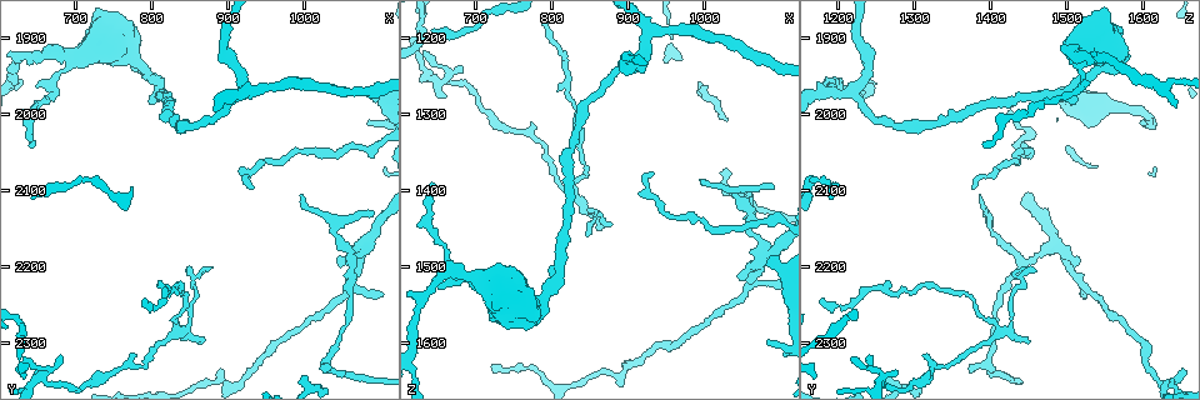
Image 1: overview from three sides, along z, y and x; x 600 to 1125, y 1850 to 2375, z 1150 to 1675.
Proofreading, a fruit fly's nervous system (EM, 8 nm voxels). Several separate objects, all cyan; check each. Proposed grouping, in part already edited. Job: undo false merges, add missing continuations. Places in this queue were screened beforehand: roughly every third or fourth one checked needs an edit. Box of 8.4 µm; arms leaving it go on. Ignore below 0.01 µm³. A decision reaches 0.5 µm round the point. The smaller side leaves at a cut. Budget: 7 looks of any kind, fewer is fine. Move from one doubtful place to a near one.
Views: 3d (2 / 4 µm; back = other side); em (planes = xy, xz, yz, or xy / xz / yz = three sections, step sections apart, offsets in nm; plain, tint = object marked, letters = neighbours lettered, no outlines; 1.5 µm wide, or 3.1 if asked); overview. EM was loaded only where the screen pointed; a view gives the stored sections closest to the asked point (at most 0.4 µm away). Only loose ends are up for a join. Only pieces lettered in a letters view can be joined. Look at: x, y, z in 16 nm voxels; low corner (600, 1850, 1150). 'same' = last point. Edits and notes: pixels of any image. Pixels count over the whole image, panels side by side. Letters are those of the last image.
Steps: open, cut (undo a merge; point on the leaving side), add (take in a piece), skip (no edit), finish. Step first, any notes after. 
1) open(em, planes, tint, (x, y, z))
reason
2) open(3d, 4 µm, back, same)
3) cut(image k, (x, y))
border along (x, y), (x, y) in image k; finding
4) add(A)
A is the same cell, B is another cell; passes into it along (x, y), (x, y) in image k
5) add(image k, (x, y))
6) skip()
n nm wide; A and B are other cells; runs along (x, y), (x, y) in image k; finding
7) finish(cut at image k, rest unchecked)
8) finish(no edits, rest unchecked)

open(3d, 4 µm, (645, 2045, 1390))
long arm stops here

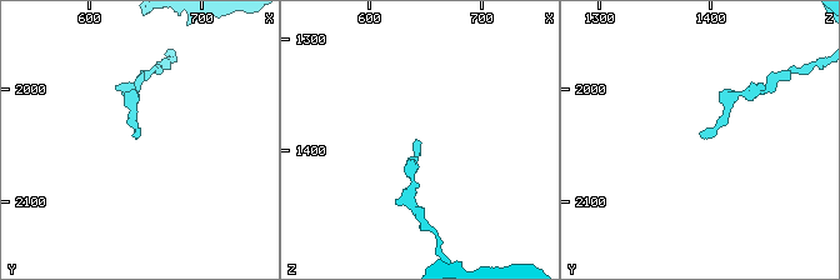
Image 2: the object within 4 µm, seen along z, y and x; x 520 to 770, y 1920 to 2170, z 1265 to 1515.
open(em, xz, step 8, tint, (644, 2042, 1394))
shape alone is not enough

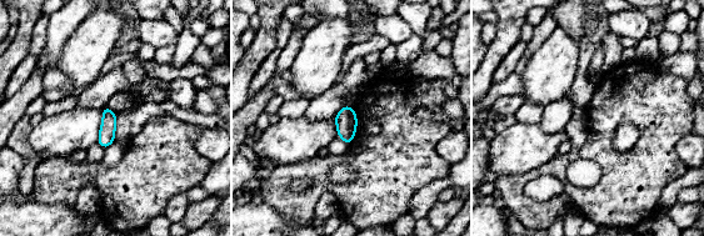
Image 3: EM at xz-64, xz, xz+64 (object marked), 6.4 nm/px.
open(em, planes, letters, same)
another direction

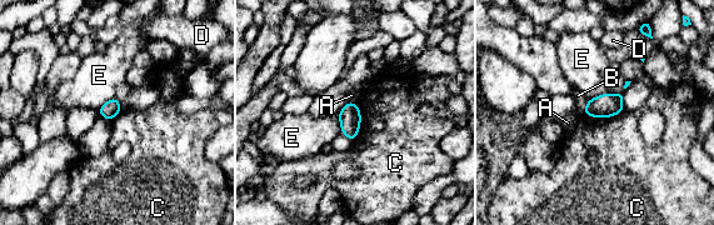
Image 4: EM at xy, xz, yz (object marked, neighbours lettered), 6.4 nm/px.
skip()
110 nm wide; A, B, C, D and E are other cells; border along (624, 109), (609, 116), (584, 114) in image 4; none of them fits

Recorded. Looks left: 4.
open(em, planes, letters, (675, 2320, 1240))
branch stops here

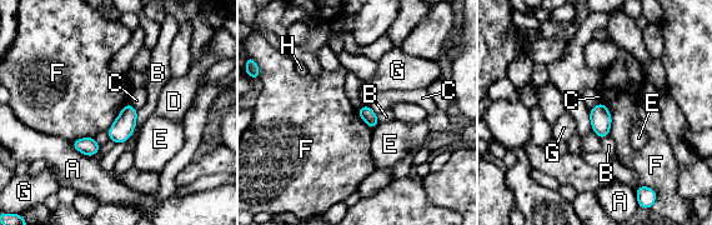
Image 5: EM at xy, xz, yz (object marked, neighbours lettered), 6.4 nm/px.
skip()
F touches over 220 nm; A, B, C, D, E, F, G and H are other cells; border along (601, 101), (611, 116), (610, 133) in image 5; no lettered piece goes on from it

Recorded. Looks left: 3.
open(em, planes, letters, (860, 2295, 1455))
branch stops here

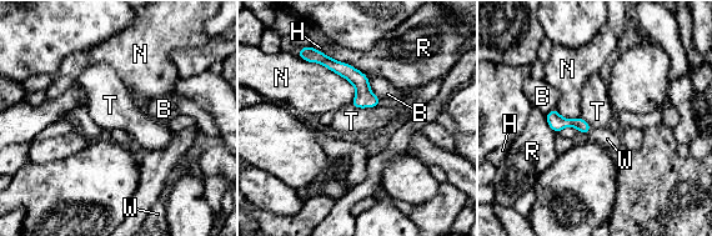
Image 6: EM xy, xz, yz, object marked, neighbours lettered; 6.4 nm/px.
add(W)
80 nm wide; N touches over 460 nm; W is the same cell, B, H, N, R and T are other cells; it goes on there

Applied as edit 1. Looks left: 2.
finish(add at image 6, rest unchecked)

